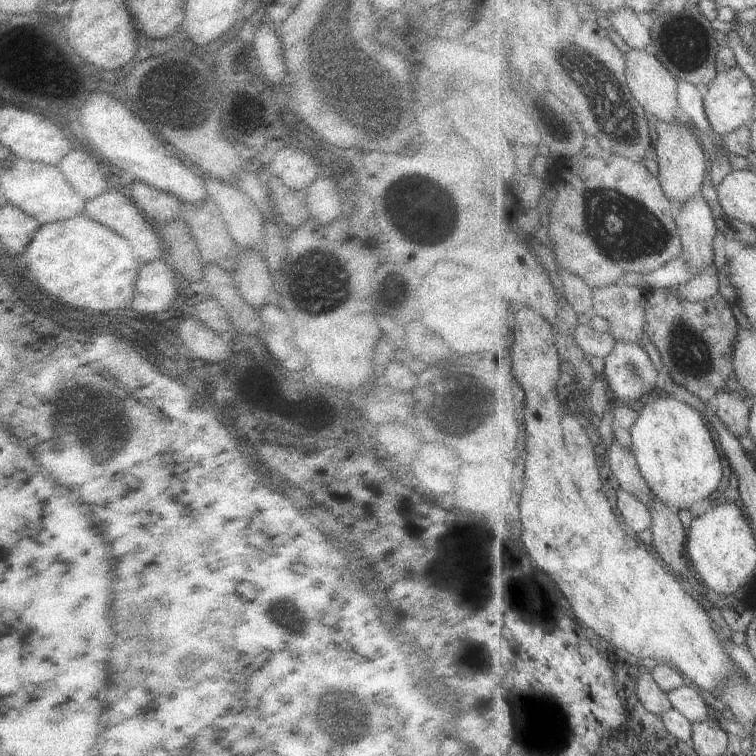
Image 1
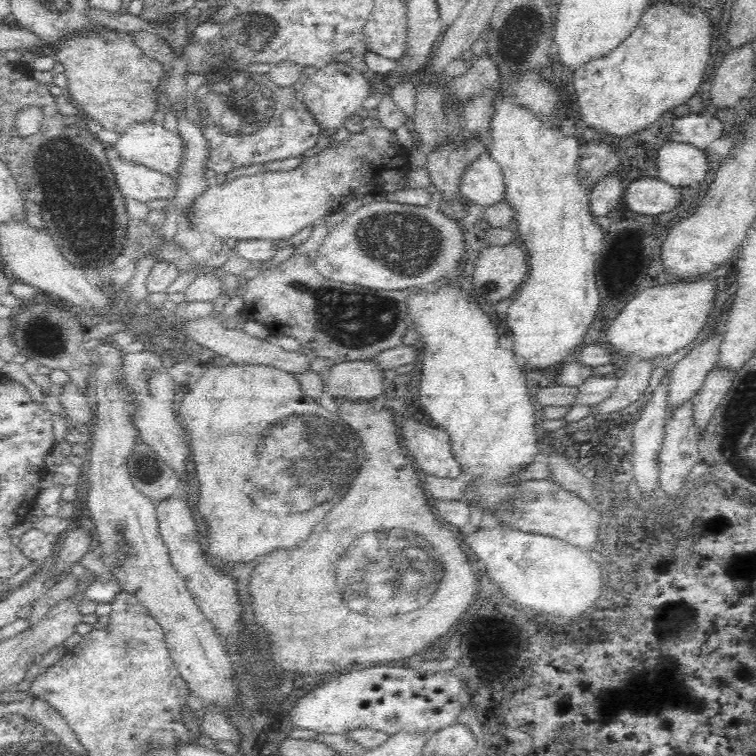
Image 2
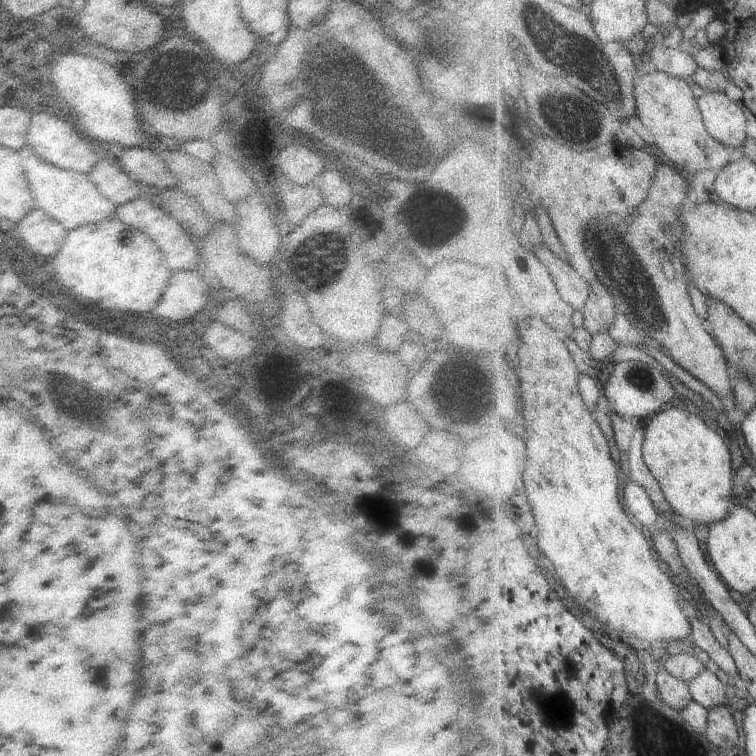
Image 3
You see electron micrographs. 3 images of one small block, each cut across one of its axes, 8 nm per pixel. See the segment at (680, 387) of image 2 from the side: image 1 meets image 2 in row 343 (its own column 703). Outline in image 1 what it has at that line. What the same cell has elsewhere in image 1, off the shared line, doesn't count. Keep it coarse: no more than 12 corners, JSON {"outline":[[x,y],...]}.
{"outline":[[693,684],[668,692],[673,709],[692,723],[703,722],[711,706]]}

